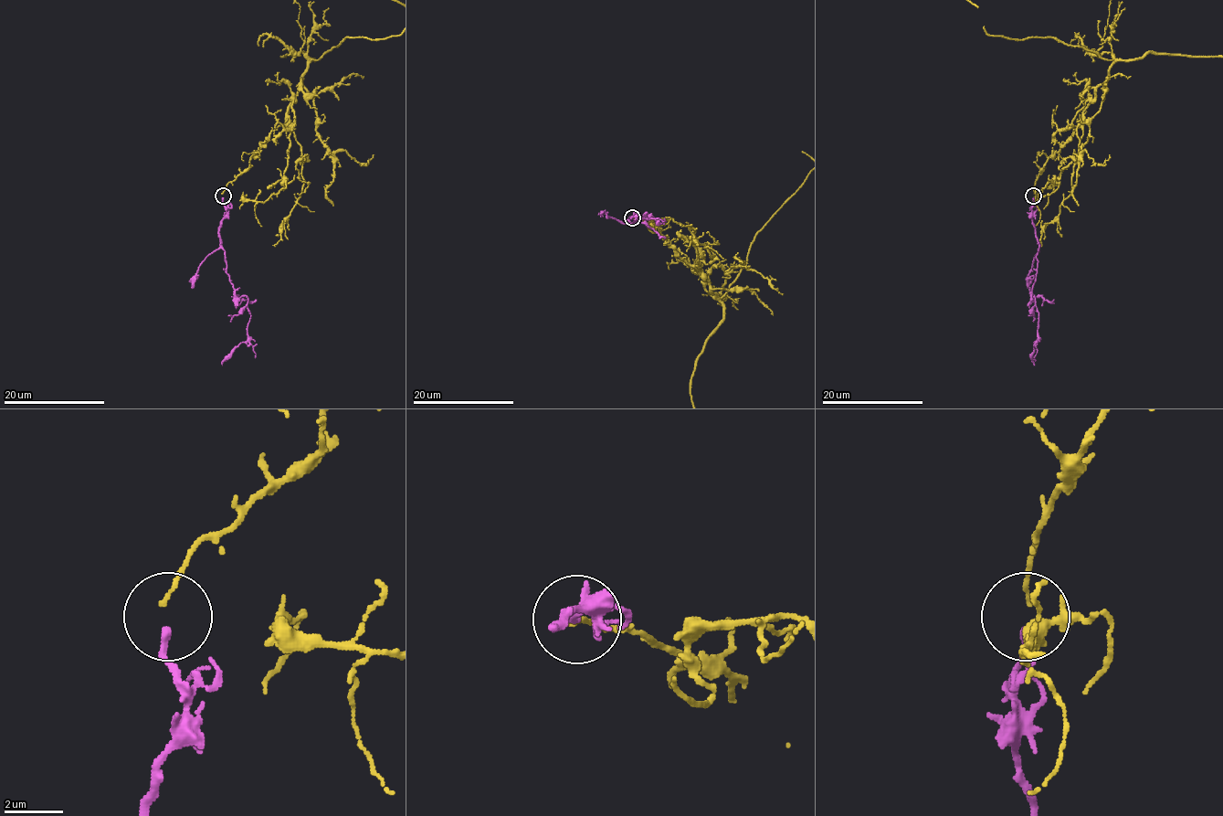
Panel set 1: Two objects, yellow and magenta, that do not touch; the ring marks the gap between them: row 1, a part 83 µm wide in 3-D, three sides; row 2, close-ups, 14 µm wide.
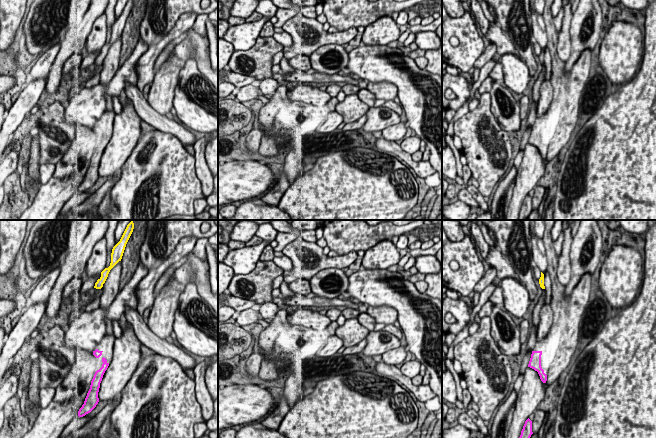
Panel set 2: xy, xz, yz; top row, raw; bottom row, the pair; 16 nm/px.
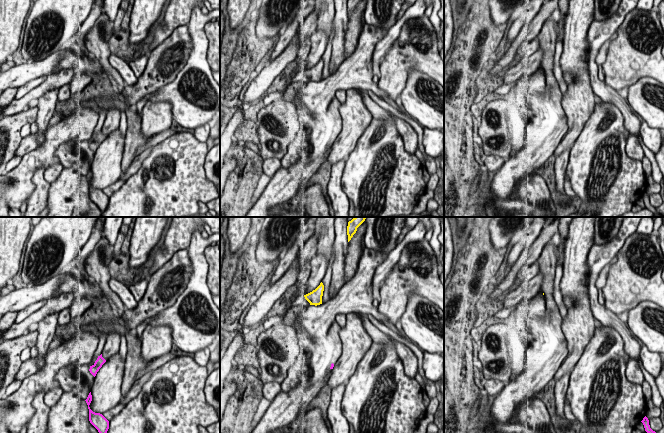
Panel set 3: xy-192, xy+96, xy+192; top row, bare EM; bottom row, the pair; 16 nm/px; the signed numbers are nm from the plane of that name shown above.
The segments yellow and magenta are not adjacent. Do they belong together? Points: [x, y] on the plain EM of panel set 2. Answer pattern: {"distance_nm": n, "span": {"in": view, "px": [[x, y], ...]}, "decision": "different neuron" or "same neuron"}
{"distance_nm": 1000, "span": {"in": "xy", "px": [[96, 64], [96, 125]]}, "decision": "different neuron"}

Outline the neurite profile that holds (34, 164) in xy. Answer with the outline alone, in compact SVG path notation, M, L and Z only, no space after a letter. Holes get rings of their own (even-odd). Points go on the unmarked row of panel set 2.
M39 134L32 136L31 141L31 153L29 159L29 178L30 185L39 184L40 183L40 175L39 175L39 163L40 159L40 143L39 143Z

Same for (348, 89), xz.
M346 84L342 87L343 92L346 95L357 94L360 90L358 85Z

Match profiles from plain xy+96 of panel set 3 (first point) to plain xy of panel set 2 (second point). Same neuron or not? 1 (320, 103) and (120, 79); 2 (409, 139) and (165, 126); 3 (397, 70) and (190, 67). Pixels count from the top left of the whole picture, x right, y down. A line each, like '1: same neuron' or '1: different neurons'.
1: same neuron
2: same neuron
3: different neurons

